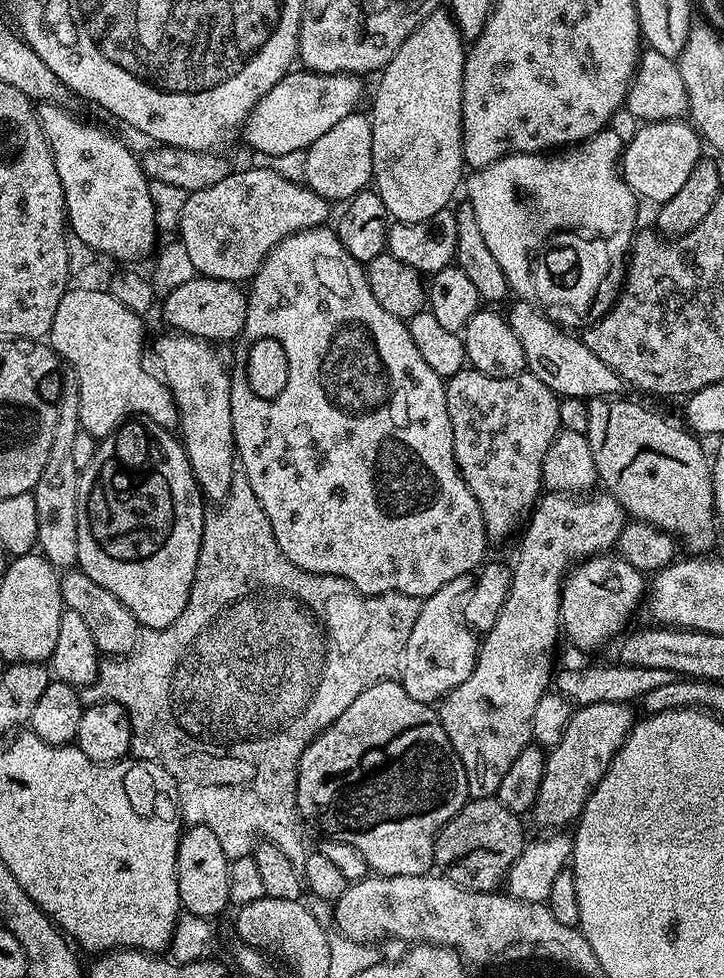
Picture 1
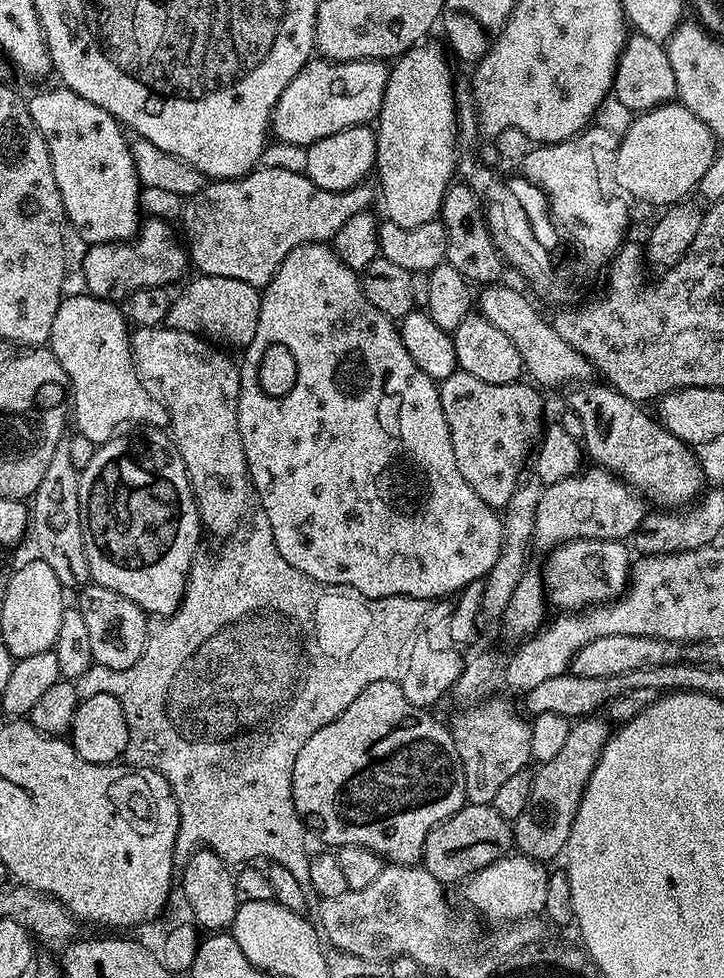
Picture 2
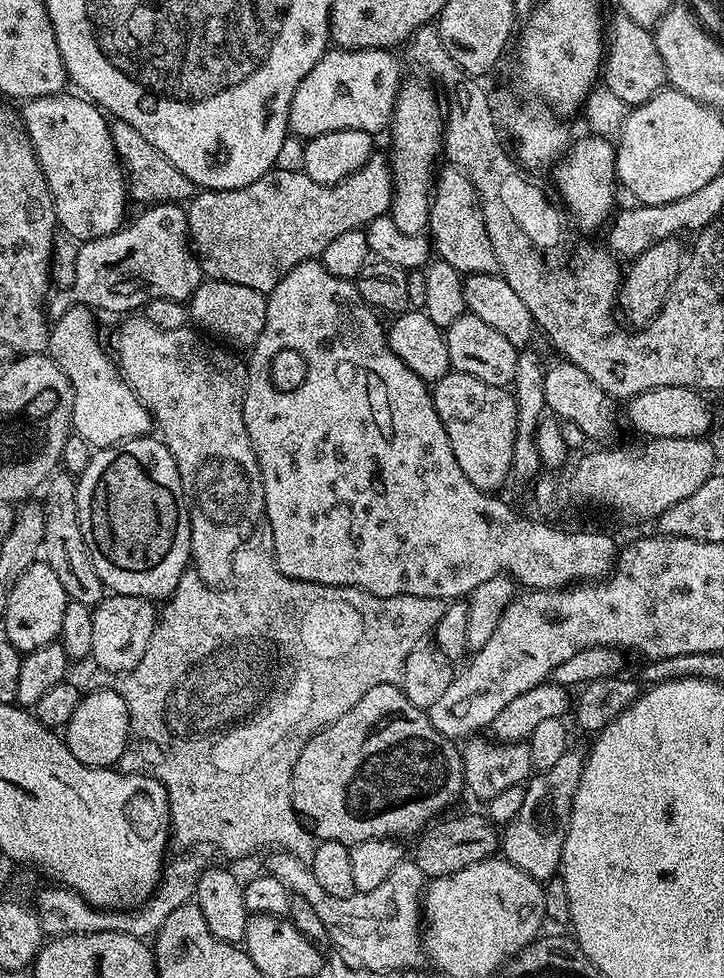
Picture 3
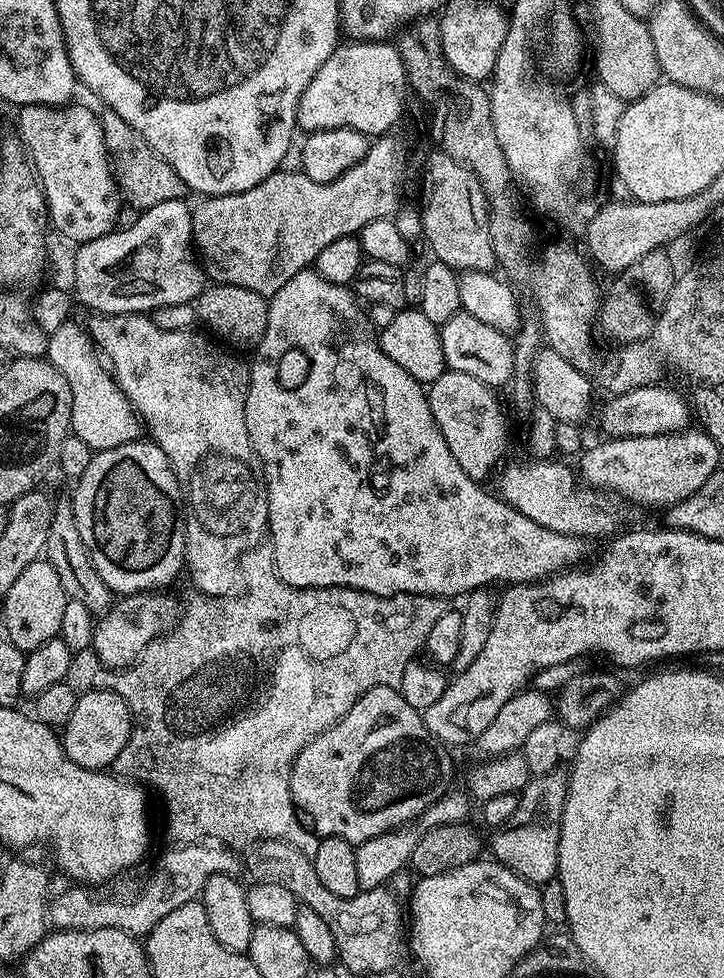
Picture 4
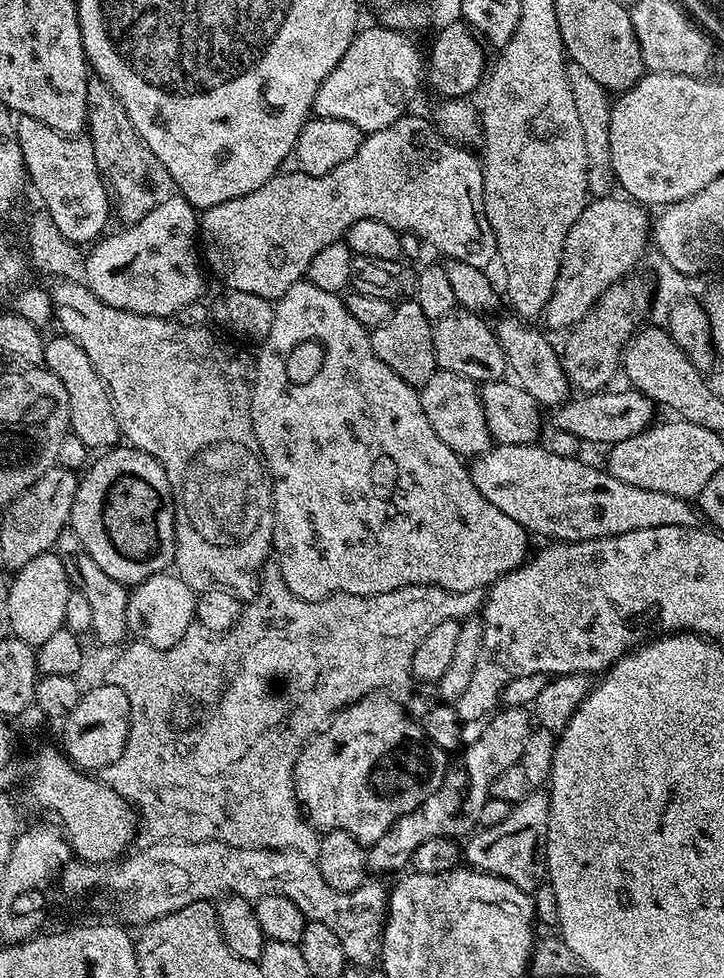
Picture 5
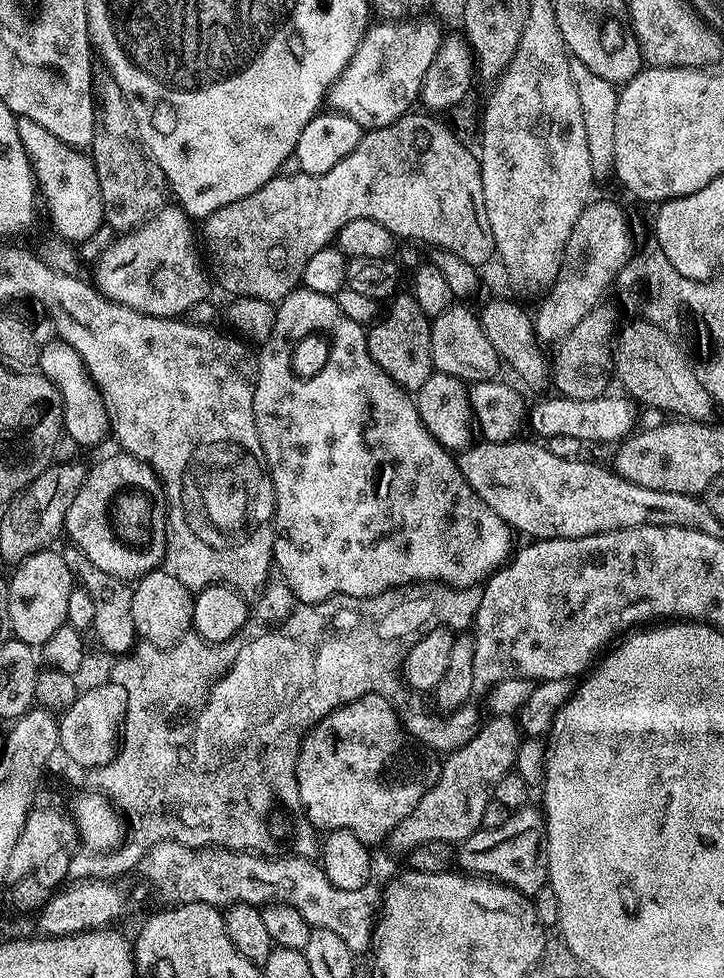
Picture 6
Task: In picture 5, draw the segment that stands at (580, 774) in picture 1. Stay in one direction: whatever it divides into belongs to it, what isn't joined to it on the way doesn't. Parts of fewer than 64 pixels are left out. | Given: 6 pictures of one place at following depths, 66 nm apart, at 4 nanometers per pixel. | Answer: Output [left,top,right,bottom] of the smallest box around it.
[462,790,548,893]

